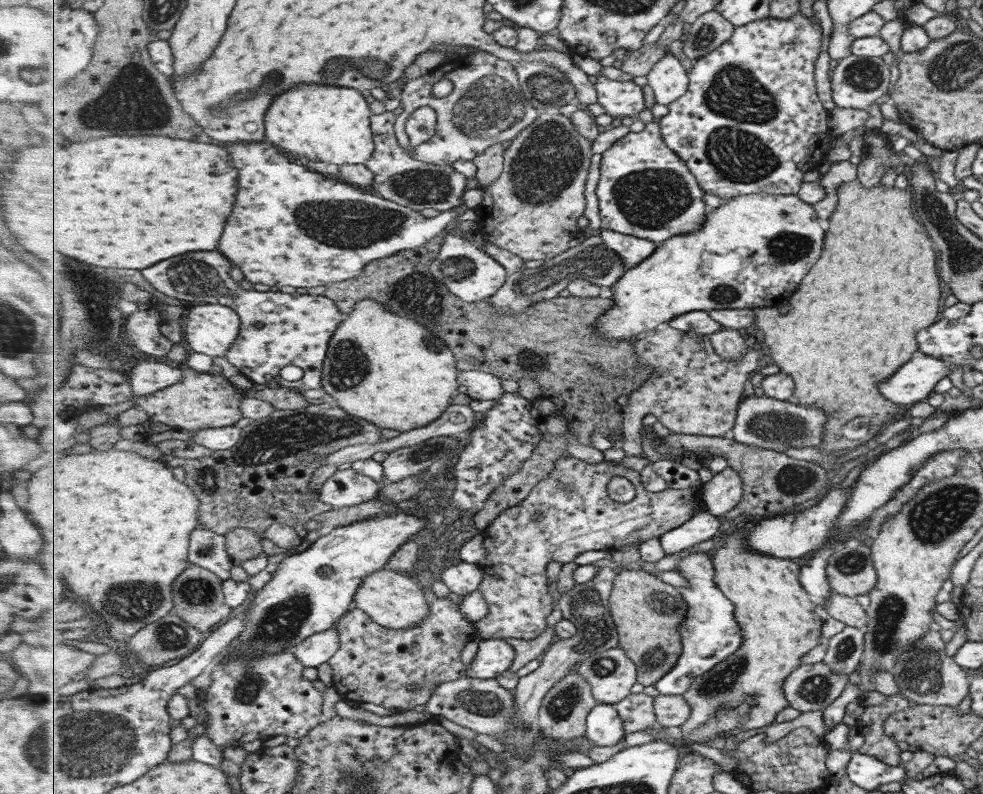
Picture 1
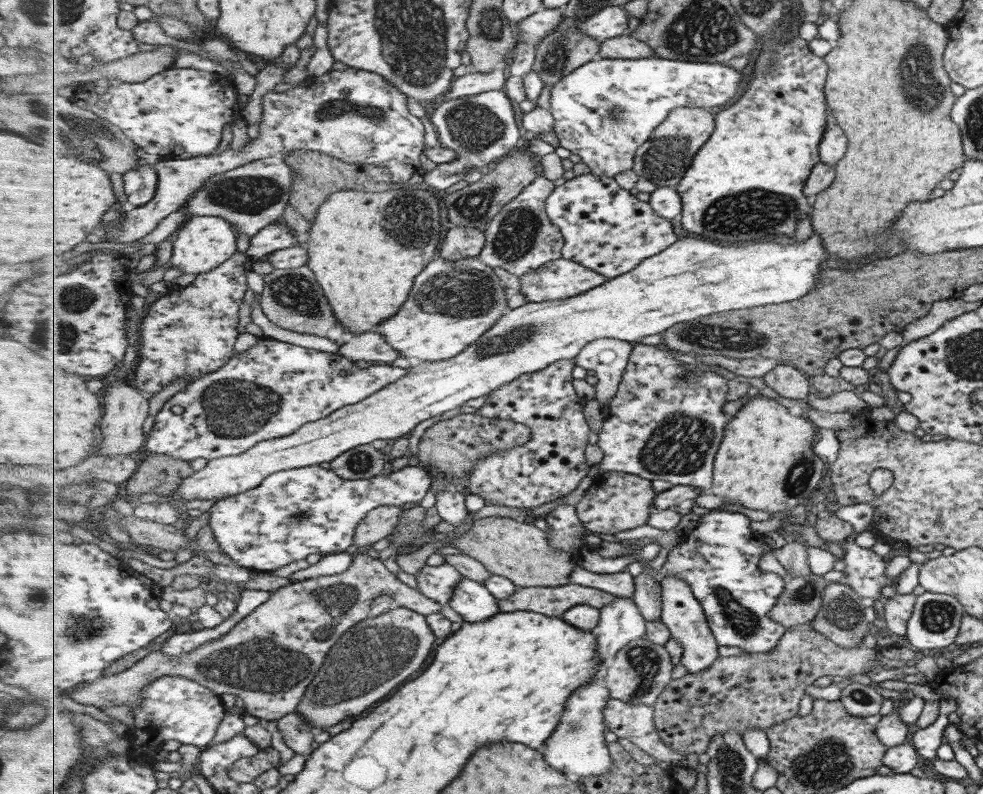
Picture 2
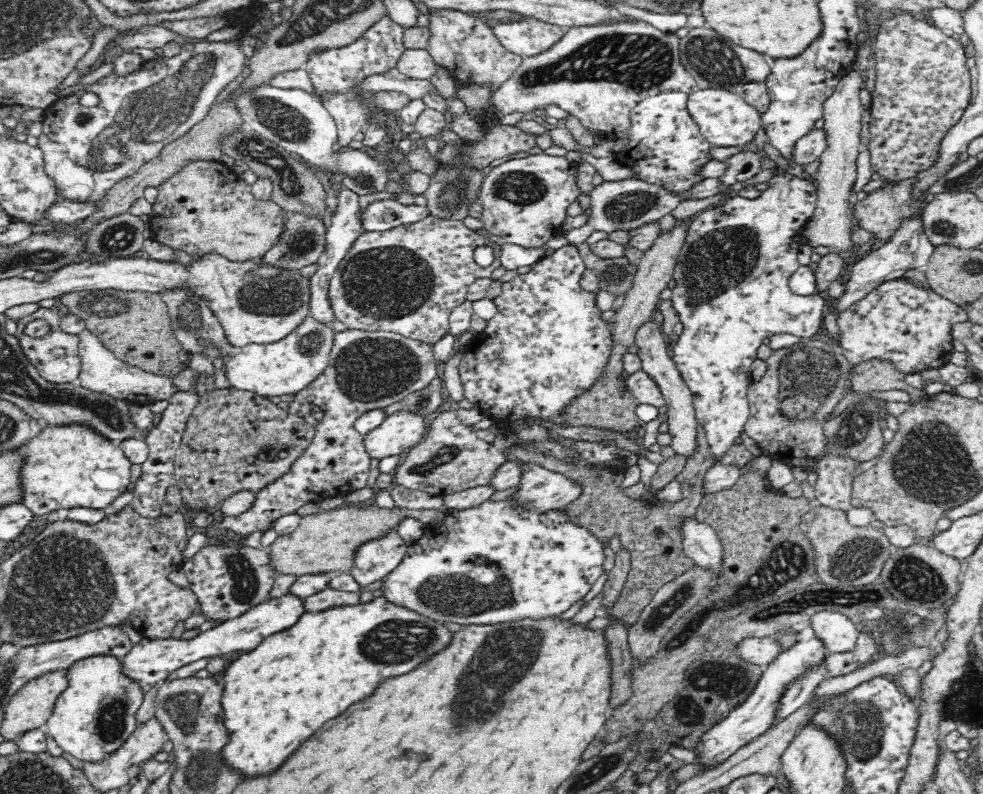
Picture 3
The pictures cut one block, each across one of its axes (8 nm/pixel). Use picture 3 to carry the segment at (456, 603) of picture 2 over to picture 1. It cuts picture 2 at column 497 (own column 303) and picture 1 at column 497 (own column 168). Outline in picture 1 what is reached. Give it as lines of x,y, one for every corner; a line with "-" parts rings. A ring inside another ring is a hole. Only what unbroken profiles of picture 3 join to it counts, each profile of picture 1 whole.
481,639
478,651
471,662
468,676
494,679
497,674
511,668
516,659
516,650
504,639

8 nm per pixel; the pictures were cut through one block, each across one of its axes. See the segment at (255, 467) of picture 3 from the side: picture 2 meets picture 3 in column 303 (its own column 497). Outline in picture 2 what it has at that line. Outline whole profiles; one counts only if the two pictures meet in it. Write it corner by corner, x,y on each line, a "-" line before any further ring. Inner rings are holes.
477,413
458,414
446,420
439,420
425,429
417,444
417,465
425,469
427,466
427,470
429,466
433,466
445,474
445,481
437,480
431,487
435,496
437,492
450,489
462,491
479,460
501,450
513,450
517,446
523,446
531,440
531,436
531,427
520,422
489,418

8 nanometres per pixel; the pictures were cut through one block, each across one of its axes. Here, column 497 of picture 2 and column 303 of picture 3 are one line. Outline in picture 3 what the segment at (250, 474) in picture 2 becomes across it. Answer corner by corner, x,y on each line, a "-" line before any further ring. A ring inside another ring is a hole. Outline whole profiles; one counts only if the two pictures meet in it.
310,316
299,327
284,341
270,345
250,344
226,359
225,375
231,386
265,397
297,395
312,384
329,365
334,332

